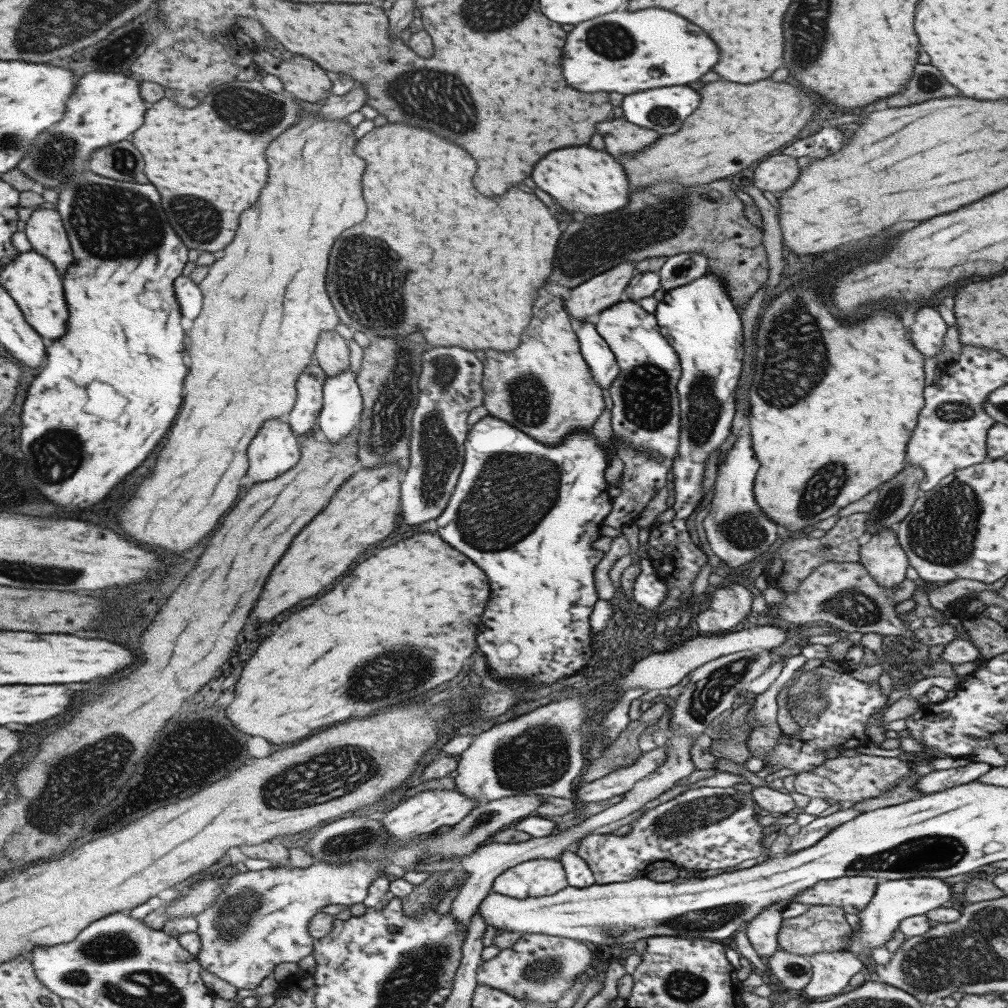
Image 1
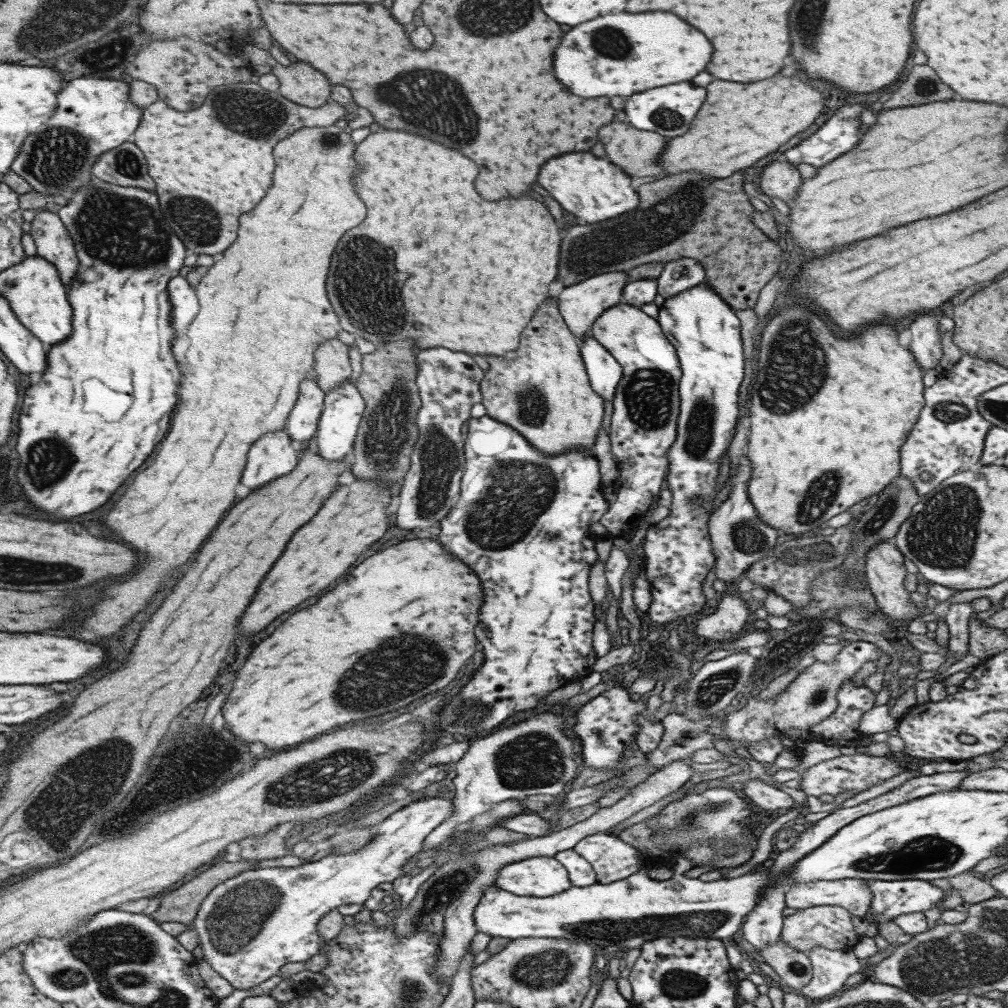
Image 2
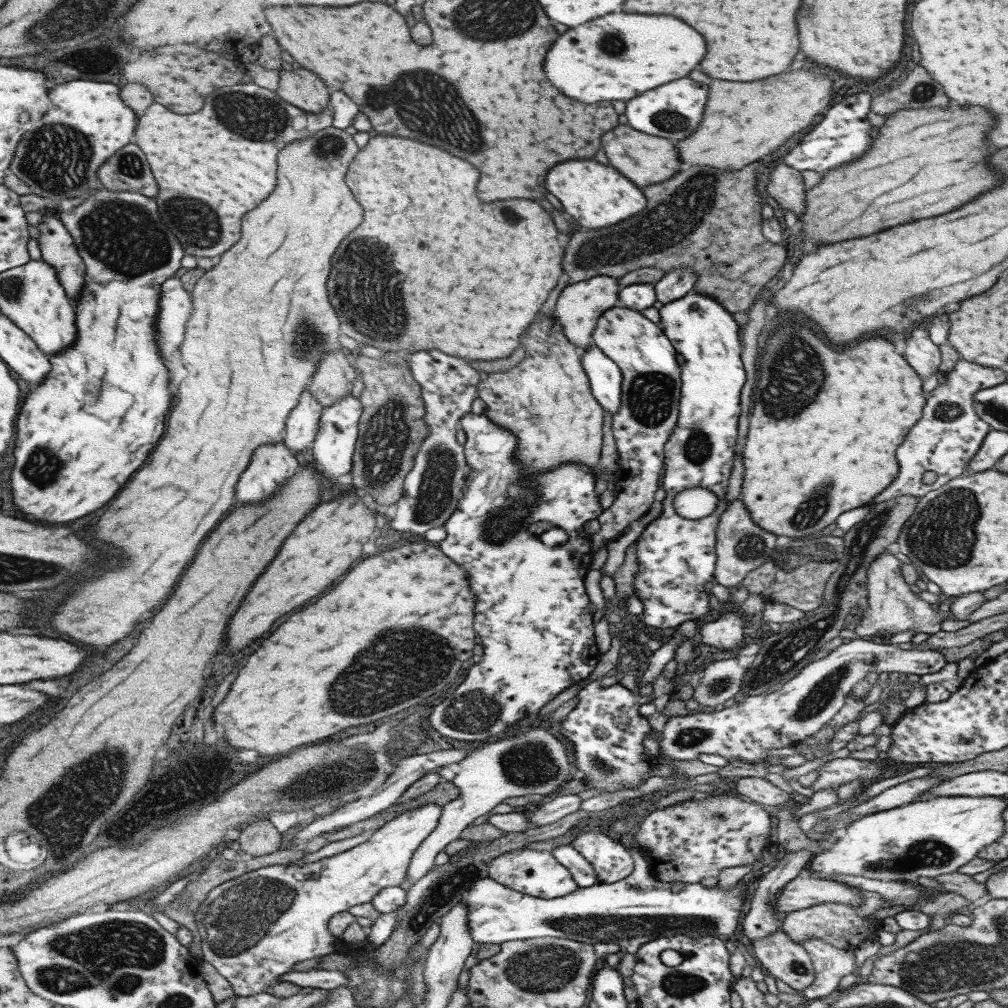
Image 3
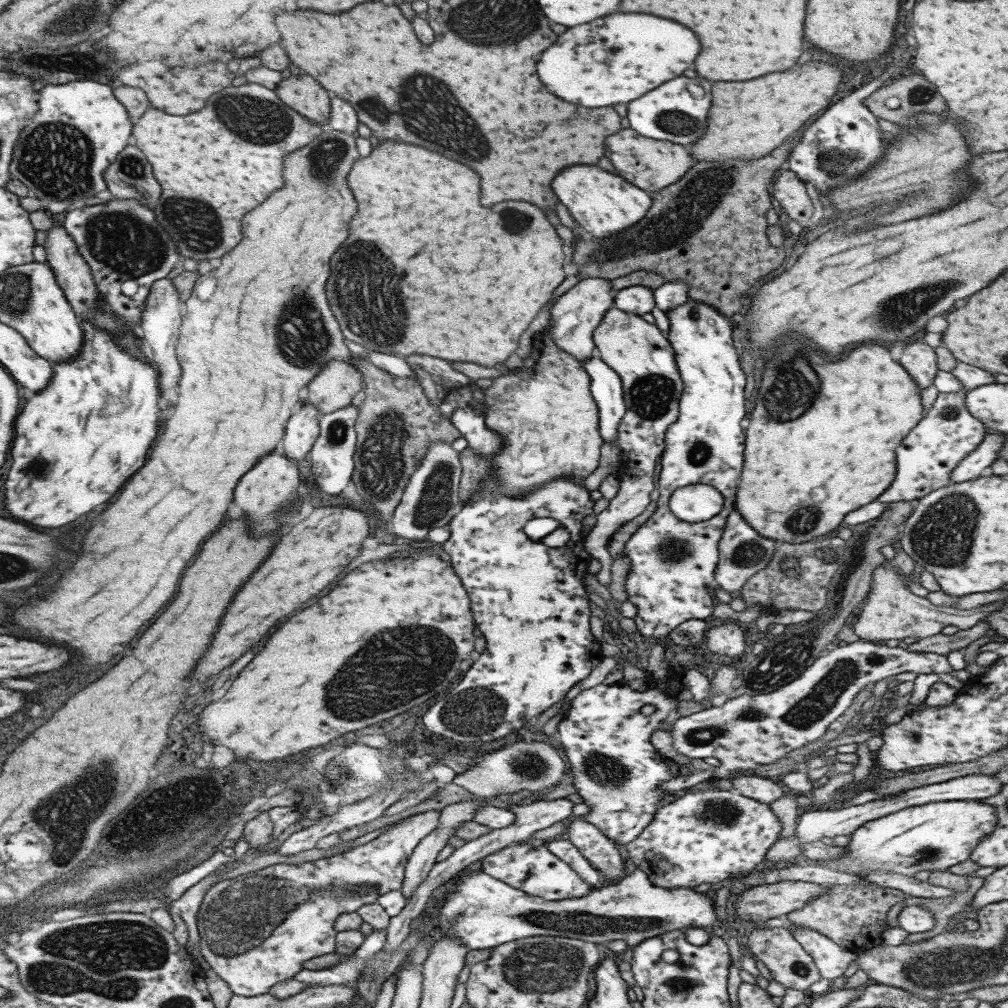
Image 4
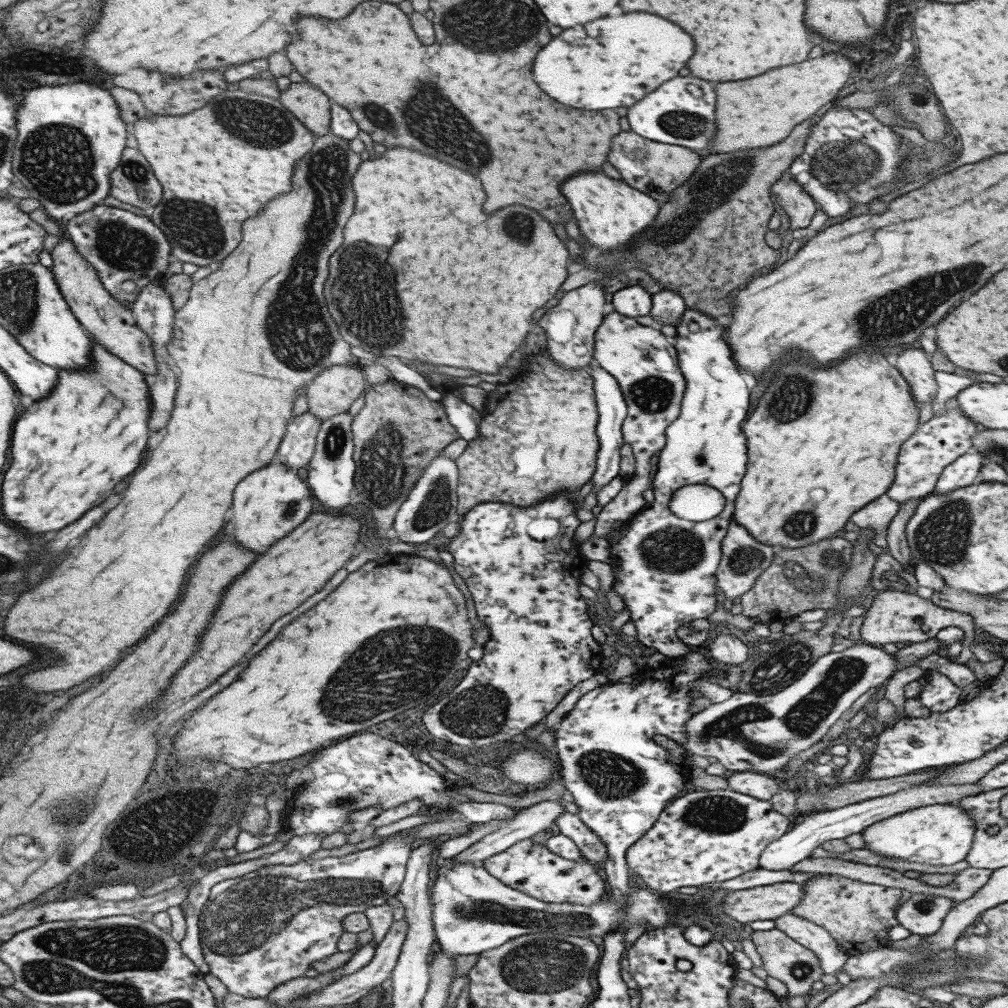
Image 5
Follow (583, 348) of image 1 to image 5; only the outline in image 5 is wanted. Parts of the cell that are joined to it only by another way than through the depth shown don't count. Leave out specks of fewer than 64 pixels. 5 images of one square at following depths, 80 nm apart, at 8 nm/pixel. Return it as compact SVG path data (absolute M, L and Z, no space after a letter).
M594 362L585 370L588 371L592 378L593 396L595 397L598 414L596 427L594 429L599 446L596 454L595 472L589 480L593 484L593 489L591 489L590 492L595 495L604 484L607 484L612 478L620 474L619 448L621 448L623 444L620 426L622 425L623 419L626 417L626 404L616 378L613 378L613 376L603 370L603 368L599 368Z

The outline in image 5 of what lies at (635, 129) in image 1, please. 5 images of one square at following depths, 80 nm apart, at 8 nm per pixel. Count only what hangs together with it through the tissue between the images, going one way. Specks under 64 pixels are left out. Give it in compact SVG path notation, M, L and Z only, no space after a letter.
M630 130L621 131L611 138L607 160L619 172L625 184L662 203L674 188L691 176L700 164L701 156L698 152L682 146L647 140Z

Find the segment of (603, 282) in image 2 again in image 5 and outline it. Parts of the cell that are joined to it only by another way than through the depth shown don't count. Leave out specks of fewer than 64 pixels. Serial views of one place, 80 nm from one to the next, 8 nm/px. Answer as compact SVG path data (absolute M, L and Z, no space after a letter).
M587 282L579 288L565 292L553 308L549 308L541 318L539 326L546 336L545 351L549 360L561 370L586 369L593 362L594 332L601 324L607 310L604 290L597 282Z

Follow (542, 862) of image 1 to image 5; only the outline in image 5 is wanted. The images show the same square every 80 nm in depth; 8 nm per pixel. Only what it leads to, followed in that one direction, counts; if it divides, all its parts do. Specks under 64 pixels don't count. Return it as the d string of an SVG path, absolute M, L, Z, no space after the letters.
M531 838L517 842L490 858L485 858L481 866L499 882L541 902L591 906L601 898L601 895L605 895L603 880L595 873L596 864L585 860L581 862L566 860L551 853L543 844L531 841Z

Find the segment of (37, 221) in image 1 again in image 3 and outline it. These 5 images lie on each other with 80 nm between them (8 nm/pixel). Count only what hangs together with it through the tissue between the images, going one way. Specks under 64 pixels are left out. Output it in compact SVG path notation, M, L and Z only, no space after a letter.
M44 215L38 225L43 261L56 268L61 285L73 302L80 297L85 288L84 261L75 248L75 240L70 235L68 227L64 226L62 218Z

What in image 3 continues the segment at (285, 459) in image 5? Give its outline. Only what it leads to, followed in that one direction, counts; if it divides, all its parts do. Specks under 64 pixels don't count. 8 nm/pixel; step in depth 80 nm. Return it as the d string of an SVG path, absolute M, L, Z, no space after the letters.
M307 390L300 392L297 404L287 415L281 440L293 454L310 448L318 431L318 420L323 407Z

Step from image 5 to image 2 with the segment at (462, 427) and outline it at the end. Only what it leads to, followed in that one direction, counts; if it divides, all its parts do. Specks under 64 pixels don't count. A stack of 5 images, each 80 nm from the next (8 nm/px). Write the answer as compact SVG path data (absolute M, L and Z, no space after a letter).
M487 415L475 419L469 418L465 422L463 441L464 471L460 478L458 498L449 512L438 522L440 532L436 539L445 550L449 550L451 554L455 554L463 562L467 562L467 566L481 580L483 602L477 615L475 638L483 648L481 652L484 654L484 659L479 665L479 669L475 669L473 672L471 679L461 687L459 693L451 697L449 702L439 710L439 728L451 735L465 736L470 741L491 734L503 721L517 712L533 713L541 708L543 699L552 690L567 682L581 680L592 671L591 667L597 656L591 647L591 629L596 620L593 615L594 602L587 591L587 576L589 576L589 568L596 563L597 554L593 549L596 537L589 531L589 525L597 522L607 512L608 504L605 503L602 496L599 463L594 455L590 455L587 451L569 449L568 452L561 453L559 456L543 456L539 450L533 450L527 441L521 438L521 434L517 434L510 426L497 422Z

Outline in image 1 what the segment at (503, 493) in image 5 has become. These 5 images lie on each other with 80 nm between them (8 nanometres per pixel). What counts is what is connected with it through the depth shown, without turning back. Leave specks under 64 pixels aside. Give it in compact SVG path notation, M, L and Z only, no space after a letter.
M545 288L537 290L537 298L531 304L532 317L521 332L515 350L505 352L485 349L485 365L482 365L481 388L484 392L482 405L488 415L508 422L517 430L525 430L537 442L552 445L558 443L567 433L590 431L595 419L604 409L601 389L593 380L587 364L581 358L573 320L564 309L559 296L549 294Z

